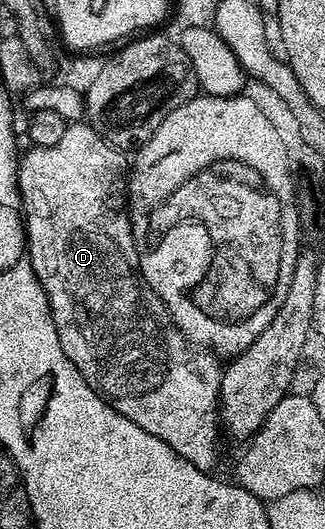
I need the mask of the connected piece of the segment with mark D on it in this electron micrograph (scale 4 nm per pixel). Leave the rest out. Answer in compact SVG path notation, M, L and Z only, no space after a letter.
M85 121L71 122L64 129L64 137L57 145L31 146L29 150L30 152L27 155L25 152L18 161L18 193L22 197L28 261L36 273L38 283L48 297L52 321L56 325L56 333L60 337L60 345L64 349L68 361L72 361L72 365L76 365L76 369L80 369L84 381L88 381L90 388L102 396L107 403L110 403L112 409L124 413L124 417L128 417L128 421L136 421L136 425L140 425L140 429L144 429L144 433L152 433L152 437L160 437L160 441L172 445L172 449L176 449L176 453L180 453L180 457L184 457L184 461L192 461L192 465L196 465L201 471L213 472L215 470L214 462L218 459L218 435L220 436L218 398L220 397L224 367L219 356L215 355L213 351L199 349L187 339L184 332L174 324L174 319L168 313L164 301L160 301L158 294L142 278L142 272L138 269L138 245L134 242L132 211L128 206L127 156L112 146L95 127L91 127Z

